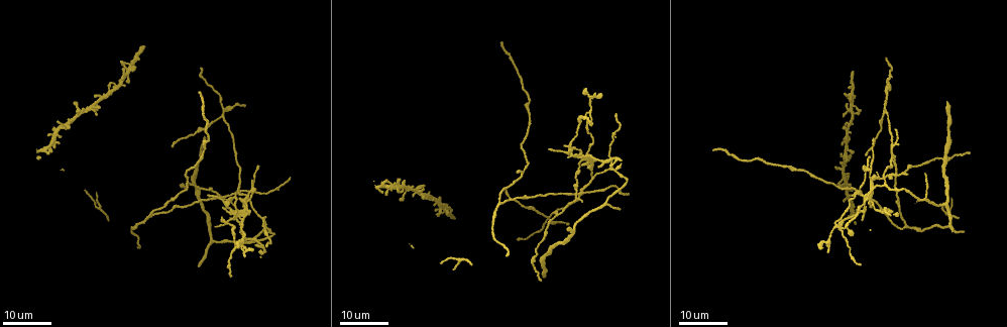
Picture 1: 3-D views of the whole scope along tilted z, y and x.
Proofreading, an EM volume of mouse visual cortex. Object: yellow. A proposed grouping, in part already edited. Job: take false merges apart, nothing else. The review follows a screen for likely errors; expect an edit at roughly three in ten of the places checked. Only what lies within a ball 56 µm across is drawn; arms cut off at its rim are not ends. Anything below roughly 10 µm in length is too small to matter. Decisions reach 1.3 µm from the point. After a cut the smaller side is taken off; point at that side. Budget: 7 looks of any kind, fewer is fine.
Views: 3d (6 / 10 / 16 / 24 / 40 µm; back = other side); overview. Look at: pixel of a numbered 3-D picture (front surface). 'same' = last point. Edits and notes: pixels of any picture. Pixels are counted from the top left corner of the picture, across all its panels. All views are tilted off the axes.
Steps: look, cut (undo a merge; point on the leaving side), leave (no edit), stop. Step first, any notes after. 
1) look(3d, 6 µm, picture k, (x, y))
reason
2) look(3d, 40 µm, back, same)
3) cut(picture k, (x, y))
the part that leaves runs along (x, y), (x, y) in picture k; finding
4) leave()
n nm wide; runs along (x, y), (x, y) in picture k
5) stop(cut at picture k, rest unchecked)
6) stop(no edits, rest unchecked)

look(3d, 24 µm, picture 1, (889, 125))
sudden change in width

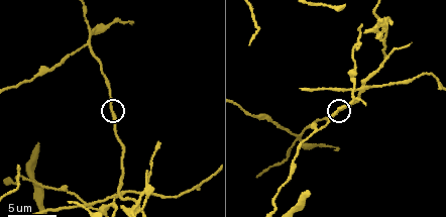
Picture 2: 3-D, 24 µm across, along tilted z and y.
look(3d, 10 µm, picture 2, (111, 108))

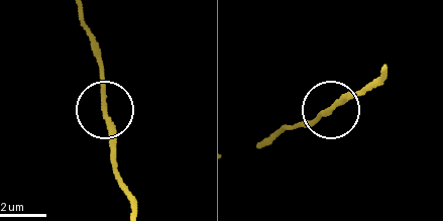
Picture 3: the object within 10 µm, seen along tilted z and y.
leave()
runs along (132, 204), (116, 157), (116, 131), (105, 109), (101, 54) in picture 3; one neuron here

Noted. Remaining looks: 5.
look(3d, 16 µm, picture 2, (294, 134))
branch point

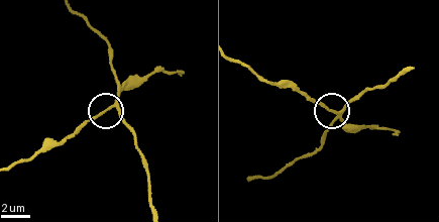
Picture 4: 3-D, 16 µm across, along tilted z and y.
look(3d, 6 µm, picture 4, (109, 109))

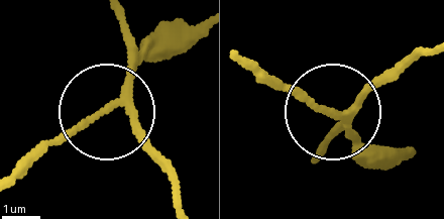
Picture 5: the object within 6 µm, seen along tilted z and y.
cut(picture 5, (153, 46))
the part that leaves runs along (120, 93), (10, 170) in picture 5; a second neuron is stuck on

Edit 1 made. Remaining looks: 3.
look(overview)

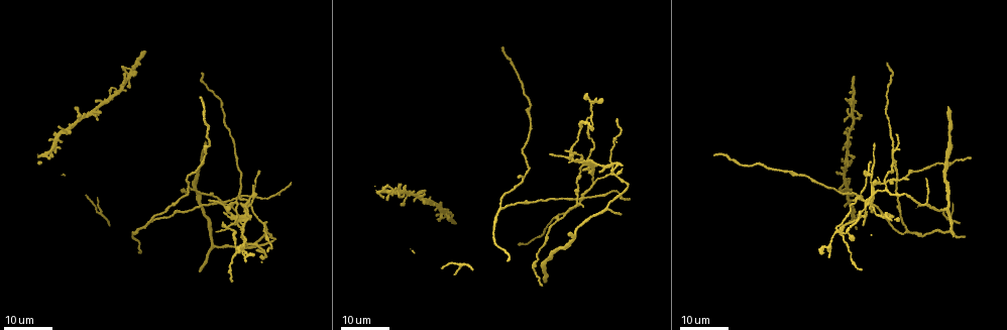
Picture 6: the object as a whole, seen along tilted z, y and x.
look(3d, 24 µm, picture 6, (886, 191))

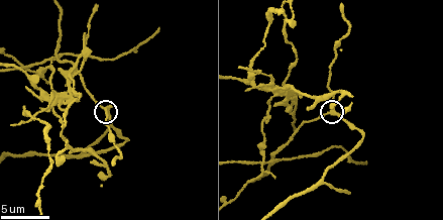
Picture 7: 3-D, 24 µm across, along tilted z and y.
look(3d, 10 µm, same)

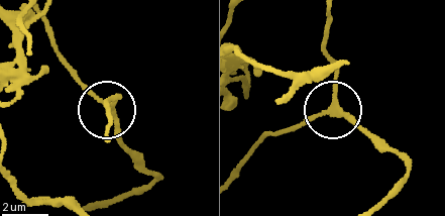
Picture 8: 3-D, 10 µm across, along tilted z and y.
leave()
side arm 15 µm; runs along (238, 167), (266, 132), (328, 107), (336, 86), (329, 57) in picture 8; all the same neuron

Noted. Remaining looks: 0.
stop(cut at picture 5, rest unchecked)

